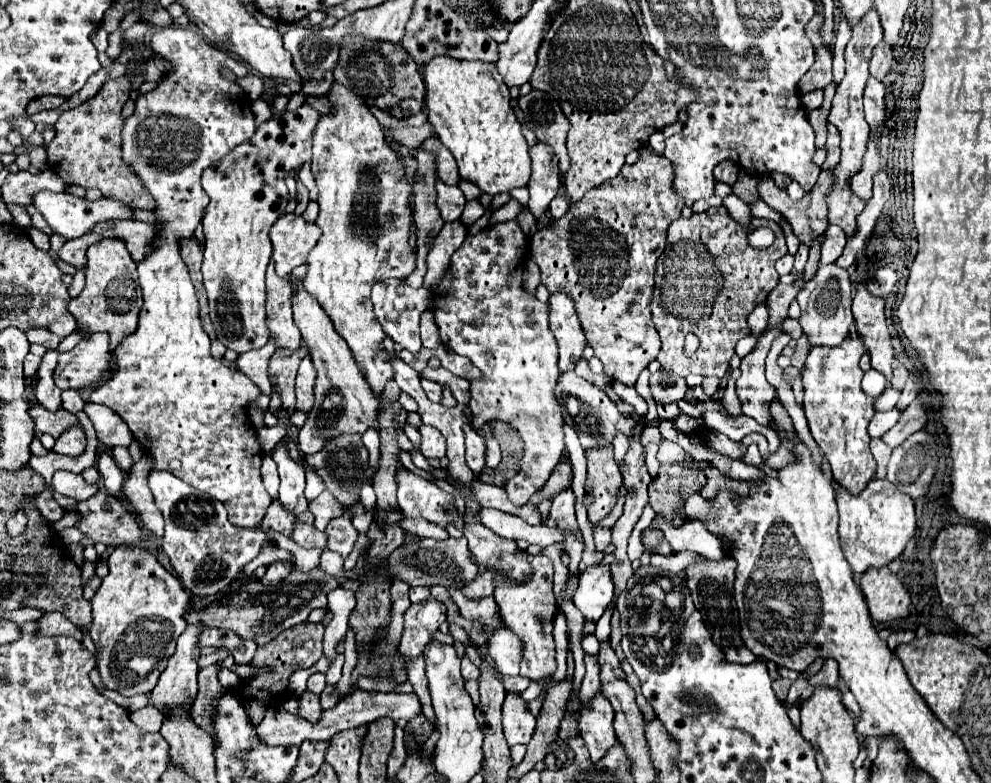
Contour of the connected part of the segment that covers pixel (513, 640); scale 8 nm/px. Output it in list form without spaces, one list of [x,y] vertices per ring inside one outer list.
[[[473,619],[471,621],[475,629],[479,629],[485,635],[487,641],[487,653],[495,661],[497,669],[503,675],[519,675],[519,661],[521,661],[521,641],[509,629],[497,627],[491,629],[491,633],[485,631],[485,623]]]

